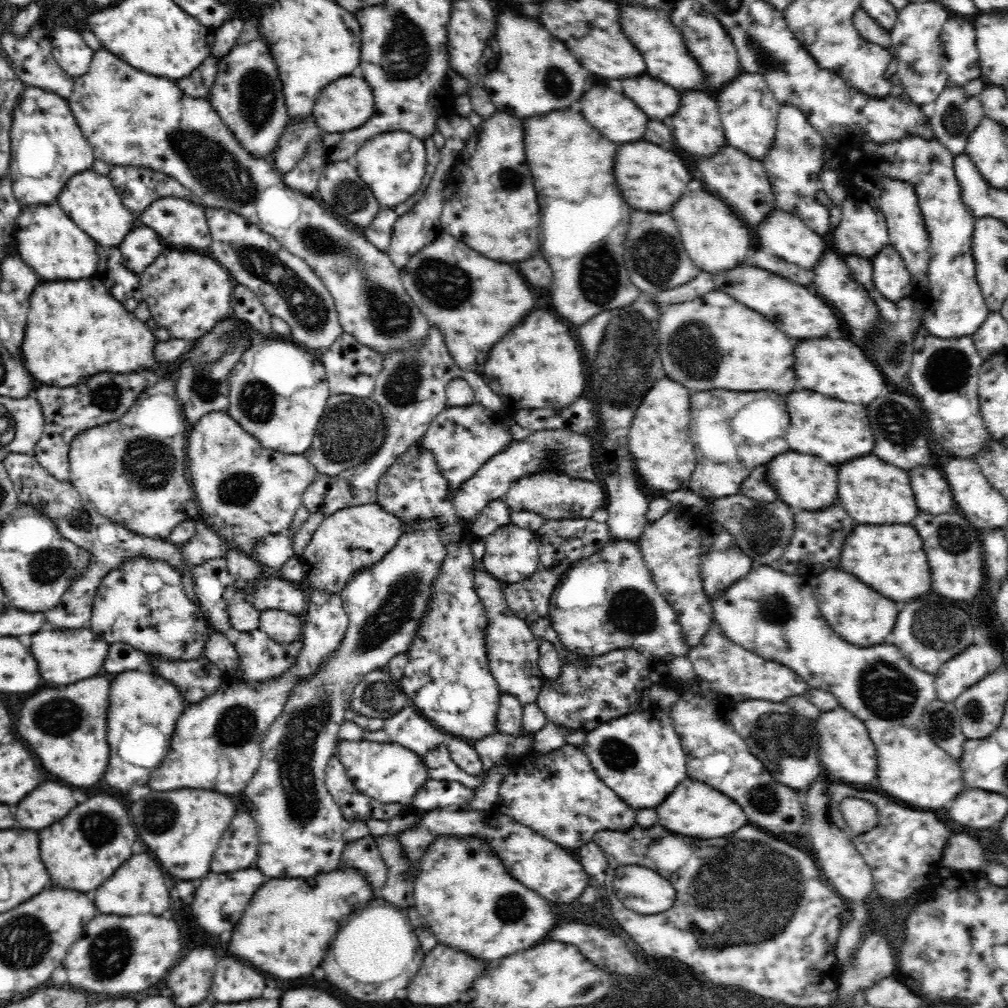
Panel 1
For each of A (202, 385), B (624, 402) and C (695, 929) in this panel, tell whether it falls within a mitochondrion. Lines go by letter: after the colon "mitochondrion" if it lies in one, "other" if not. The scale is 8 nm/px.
A: mitochondrion
B: other
C: other

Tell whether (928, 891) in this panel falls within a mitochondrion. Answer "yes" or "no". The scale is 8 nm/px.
no

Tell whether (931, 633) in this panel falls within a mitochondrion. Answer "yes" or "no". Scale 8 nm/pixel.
yes

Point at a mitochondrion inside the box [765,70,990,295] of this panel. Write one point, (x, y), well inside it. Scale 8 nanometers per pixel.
(955, 117)

